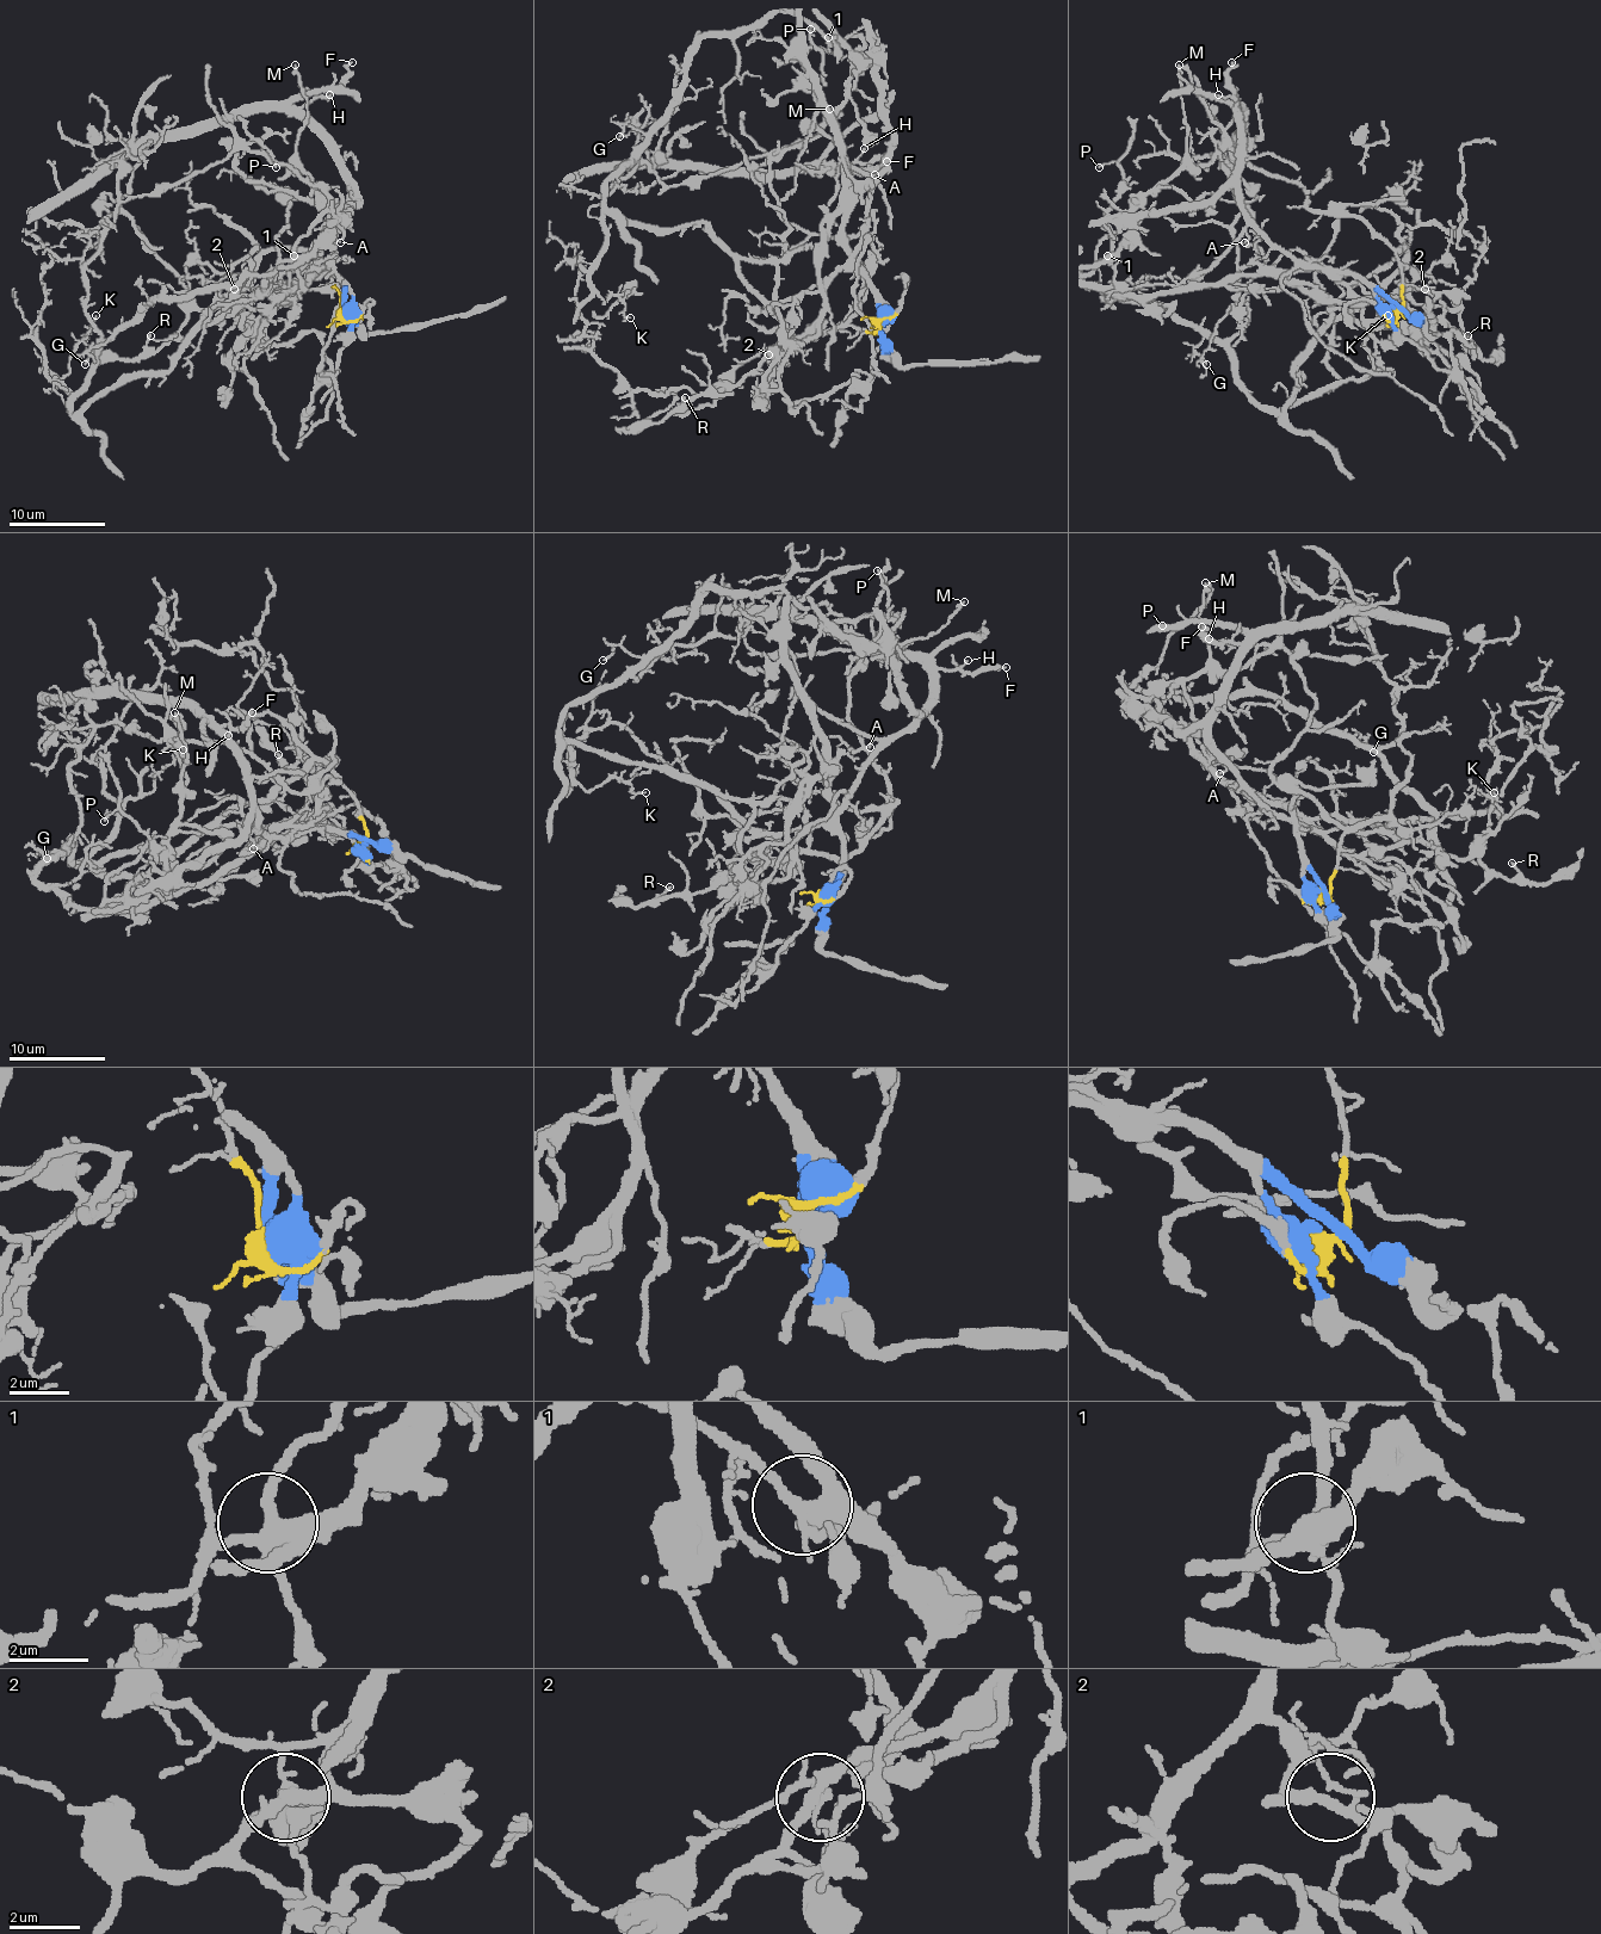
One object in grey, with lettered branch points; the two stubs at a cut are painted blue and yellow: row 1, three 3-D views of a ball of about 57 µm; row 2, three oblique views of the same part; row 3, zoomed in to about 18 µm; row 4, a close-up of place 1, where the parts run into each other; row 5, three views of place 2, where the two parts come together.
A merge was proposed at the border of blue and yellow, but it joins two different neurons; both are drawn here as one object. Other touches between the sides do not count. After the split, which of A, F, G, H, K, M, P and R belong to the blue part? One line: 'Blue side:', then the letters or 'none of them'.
Blue side: A, F, H, M, R

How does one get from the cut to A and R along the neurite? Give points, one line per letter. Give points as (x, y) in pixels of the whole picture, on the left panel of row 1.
A: (342, 308), (342, 284), (321, 266), (328, 261), (335, 226), (333, 235), (340, 242)
R: (342, 308), (342, 284), (326, 275), (304, 279), (292, 298), (224, 294), (192, 308), (156, 348), (149, 334)

